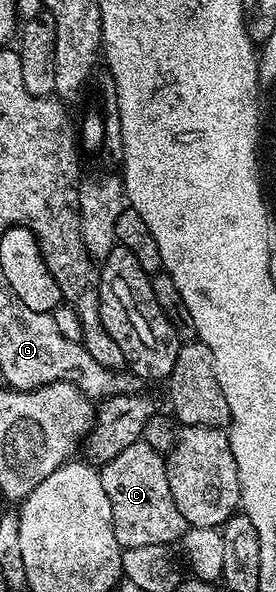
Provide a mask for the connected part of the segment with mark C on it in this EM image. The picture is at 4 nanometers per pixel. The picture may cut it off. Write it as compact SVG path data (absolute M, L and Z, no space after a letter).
M145 440L126 446L118 458L107 460L99 473L102 490L106 490L106 498L110 498L114 538L118 538L121 549L159 544L172 546L183 539L189 527L174 503L174 494L170 494L165 457L155 452Z

